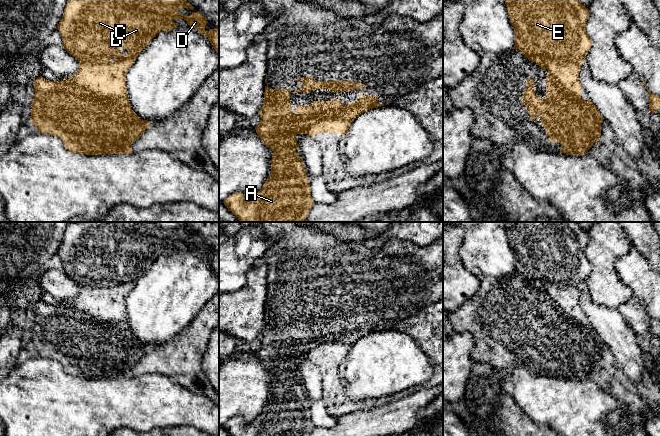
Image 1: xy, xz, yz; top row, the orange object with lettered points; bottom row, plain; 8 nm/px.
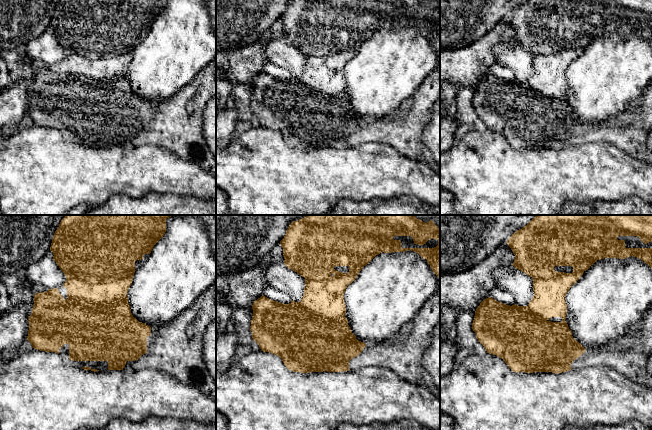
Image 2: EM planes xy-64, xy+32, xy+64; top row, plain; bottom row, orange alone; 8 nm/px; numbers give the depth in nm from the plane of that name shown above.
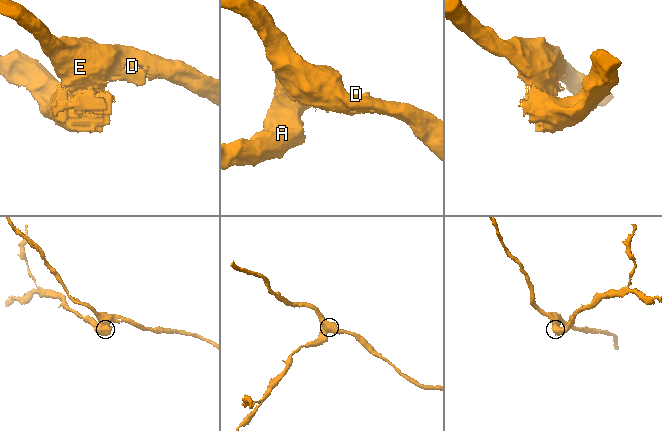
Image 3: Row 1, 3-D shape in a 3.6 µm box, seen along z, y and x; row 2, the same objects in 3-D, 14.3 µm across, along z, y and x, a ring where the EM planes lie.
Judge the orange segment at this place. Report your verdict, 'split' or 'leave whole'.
split

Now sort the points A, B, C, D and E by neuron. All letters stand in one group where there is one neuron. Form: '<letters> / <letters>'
A / B C D E

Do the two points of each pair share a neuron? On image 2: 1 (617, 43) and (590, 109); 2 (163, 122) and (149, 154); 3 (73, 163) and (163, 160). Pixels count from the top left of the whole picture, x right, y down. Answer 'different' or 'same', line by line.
1: same
2: different
3: same

